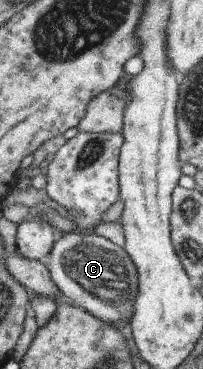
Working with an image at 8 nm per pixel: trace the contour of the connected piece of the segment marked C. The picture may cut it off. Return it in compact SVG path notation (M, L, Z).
M82 233L66 234L58 239L58 242L47 259L48 266L52 270L52 276L58 284L58 288L67 296L82 296L85 290L88 296L102 298L104 304L78 304L84 306L98 316L104 322L116 324L119 320L130 322L134 316L136 306L136 296L138 296L138 270L134 260L130 258L128 252L104 238L95 234L83 235Z

